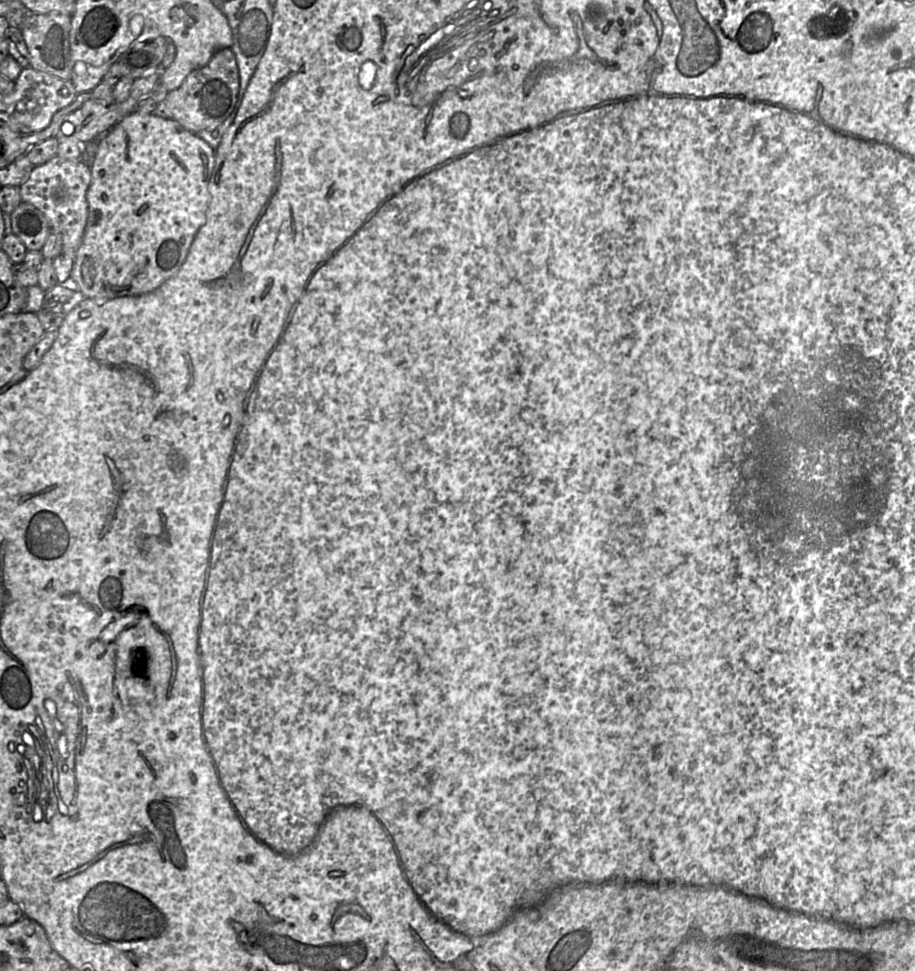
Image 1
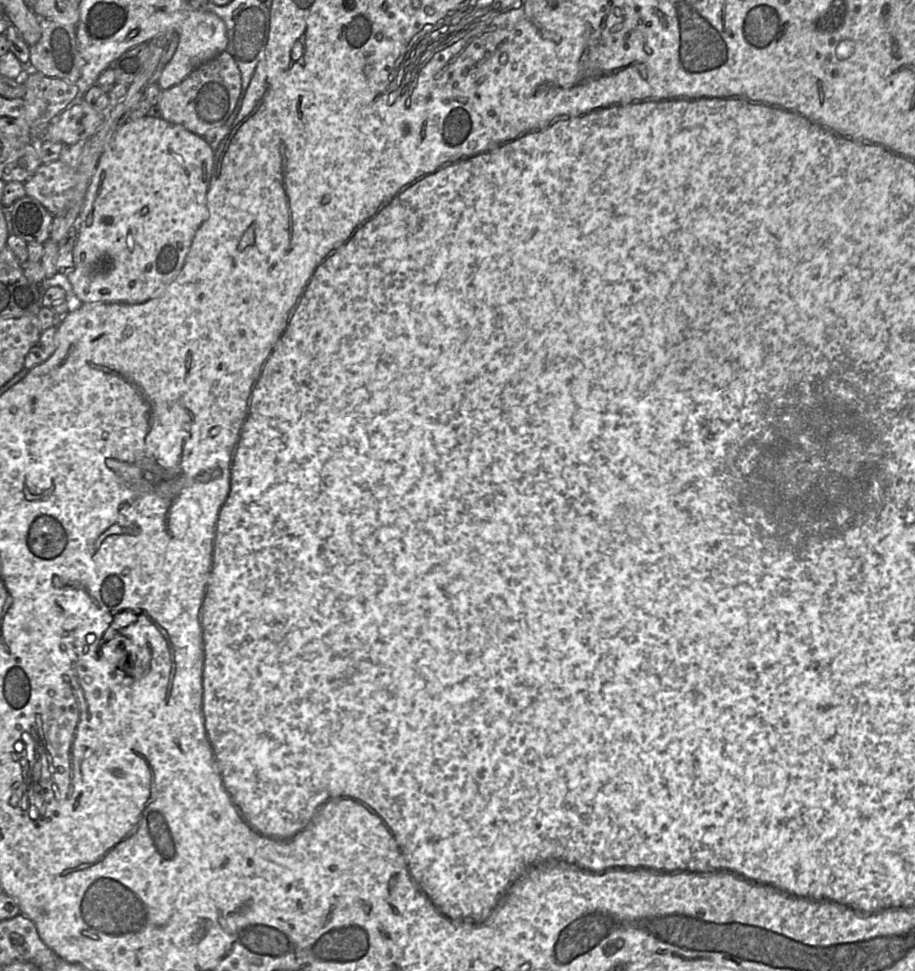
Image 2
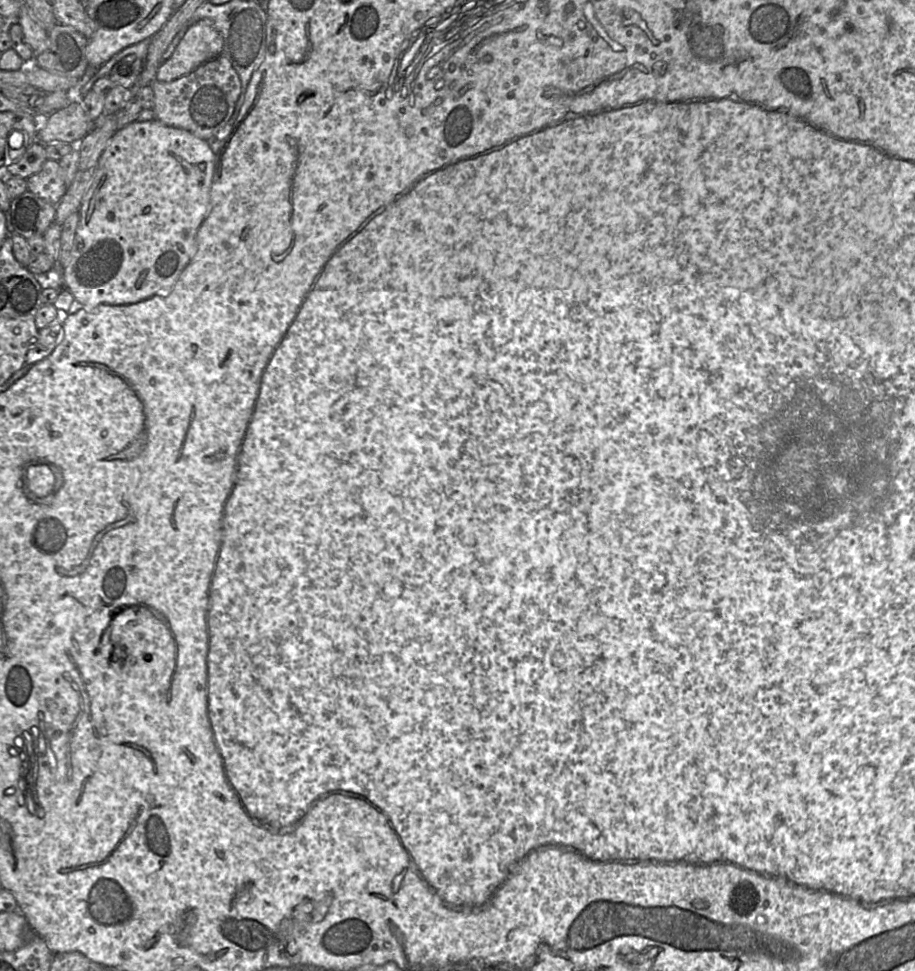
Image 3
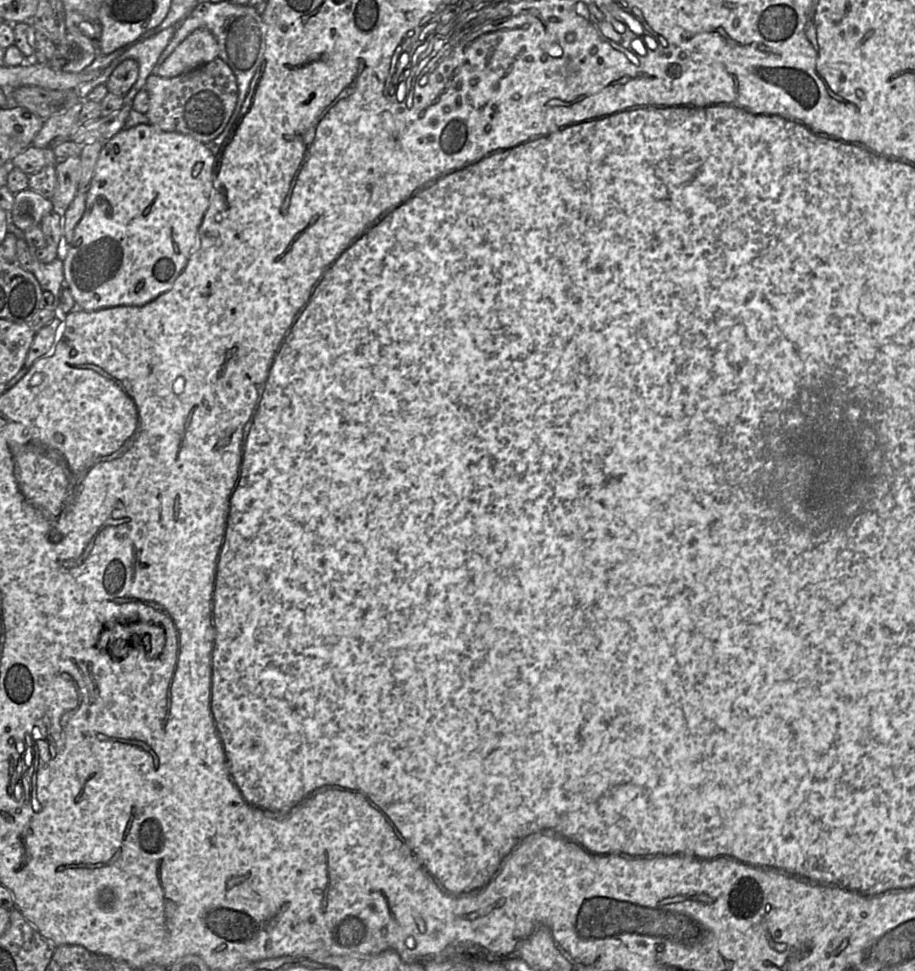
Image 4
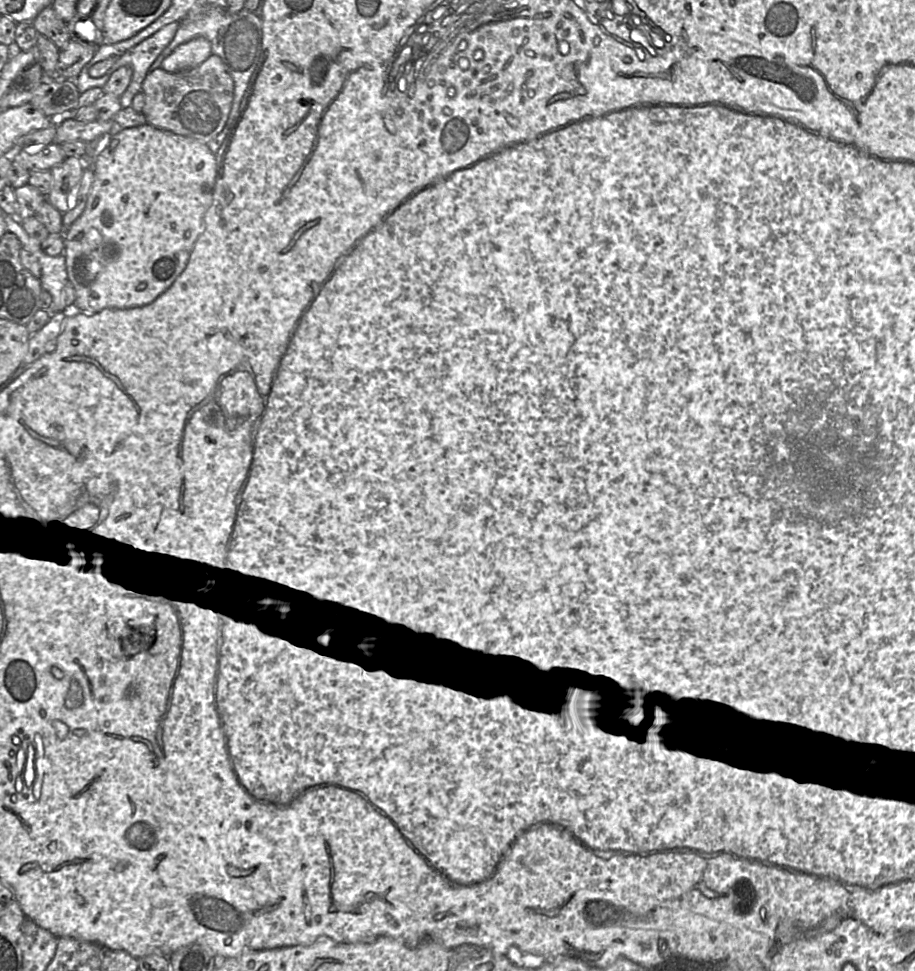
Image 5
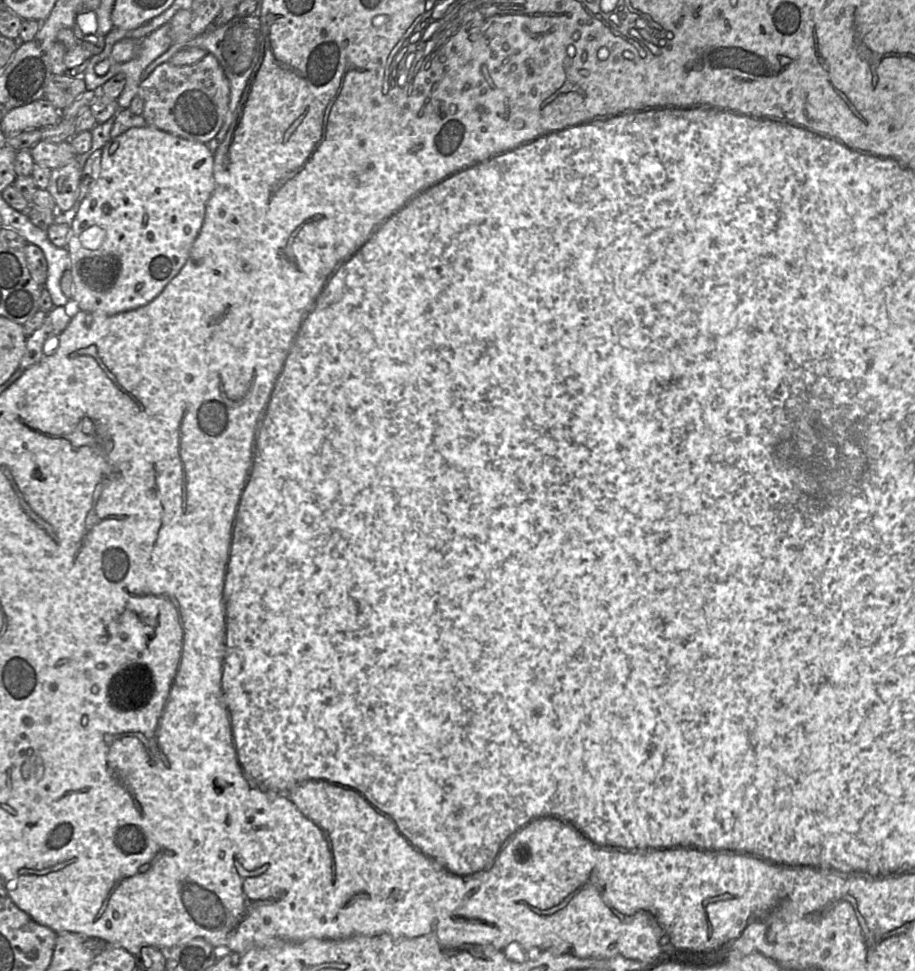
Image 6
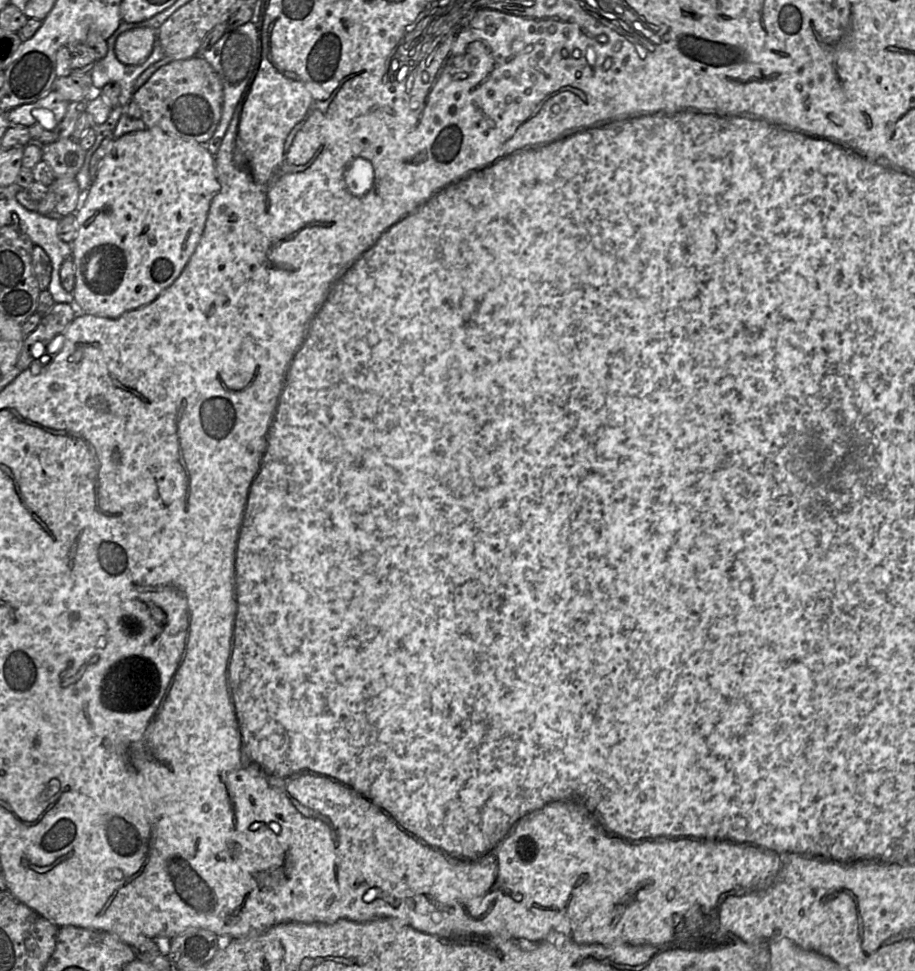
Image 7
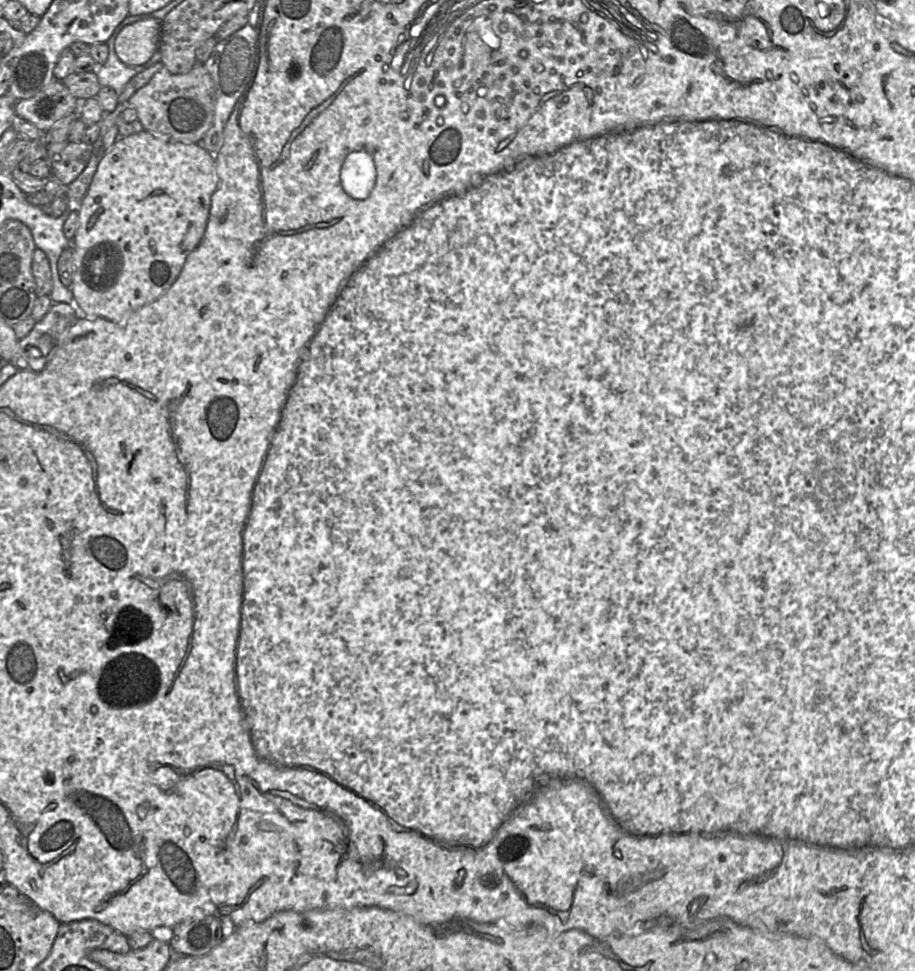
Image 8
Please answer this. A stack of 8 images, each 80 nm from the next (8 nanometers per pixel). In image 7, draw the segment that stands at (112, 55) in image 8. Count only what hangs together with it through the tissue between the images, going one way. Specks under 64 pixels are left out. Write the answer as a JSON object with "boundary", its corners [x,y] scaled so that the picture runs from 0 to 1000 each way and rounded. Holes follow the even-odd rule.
{"boundary":[[[133,22],[130,28],[116,41],[118,47],[117,56],[110,62],[105,63],[99,74],[99,80],[104,94],[110,94],[119,84],[130,85],[132,96],[129,102],[129,109],[139,109],[145,100],[149,81],[168,65],[177,64],[180,67],[187,61],[180,57],[172,39],[164,58],[155,66],[146,68],[136,67],[126,57],[125,45],[131,35],[149,29],[149,26],[148,24]]]}

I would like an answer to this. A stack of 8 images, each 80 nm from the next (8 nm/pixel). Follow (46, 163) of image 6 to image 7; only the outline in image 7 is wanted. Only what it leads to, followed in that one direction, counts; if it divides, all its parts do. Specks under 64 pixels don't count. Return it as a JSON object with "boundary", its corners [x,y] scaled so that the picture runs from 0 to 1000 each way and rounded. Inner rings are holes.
{"boundary":[[[79,142],[44,150],[46,166],[54,170],[60,183],[83,182],[92,169],[95,156]]]}

